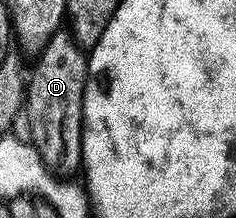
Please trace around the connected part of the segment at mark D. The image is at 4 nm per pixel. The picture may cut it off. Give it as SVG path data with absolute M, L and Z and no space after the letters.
M59 29L42 48L37 56L38 64L32 67L28 75L26 101L24 104L24 119L30 122L30 135L38 152L42 154L47 167L56 173L79 170L82 167L82 106L88 78L88 55L79 47L77 40L69 30Z

